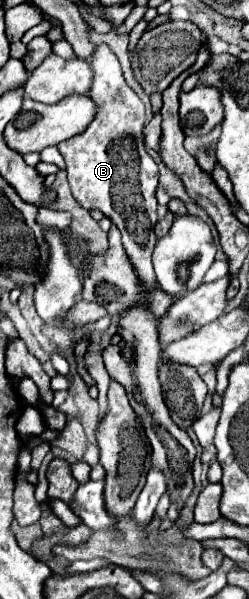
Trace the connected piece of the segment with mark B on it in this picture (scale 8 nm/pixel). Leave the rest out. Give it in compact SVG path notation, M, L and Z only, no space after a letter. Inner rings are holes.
M96 44L96 56L88 60L94 80L90 88L92 100L98 104L94 122L82 132L64 140L58 150L66 160L68 182L74 198L86 208L102 210L122 232L122 244L136 266L136 272L146 288L152 286L152 248L156 244L156 186L158 186L158 164L150 158L144 148L144 104L126 86L120 62L106 44Z

